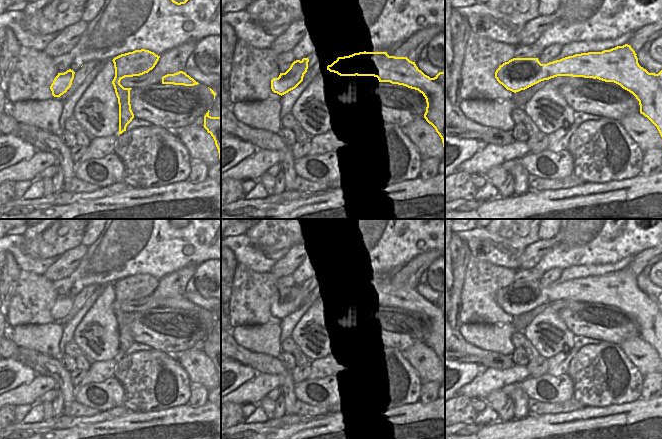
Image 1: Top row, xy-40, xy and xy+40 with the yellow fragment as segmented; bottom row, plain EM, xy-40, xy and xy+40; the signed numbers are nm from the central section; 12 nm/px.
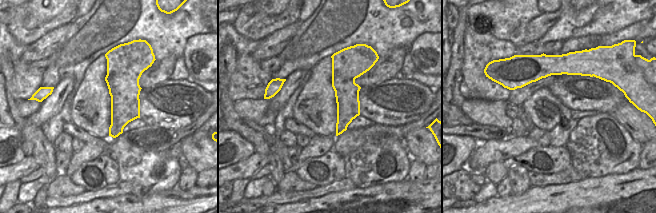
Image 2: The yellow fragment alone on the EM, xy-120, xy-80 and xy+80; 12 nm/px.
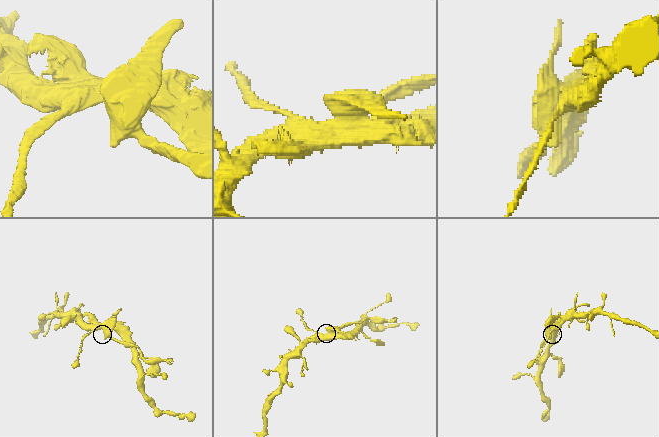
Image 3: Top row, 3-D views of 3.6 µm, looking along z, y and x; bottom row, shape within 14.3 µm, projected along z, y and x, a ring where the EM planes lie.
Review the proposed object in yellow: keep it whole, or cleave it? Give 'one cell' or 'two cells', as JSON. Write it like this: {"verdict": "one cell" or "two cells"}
{"verdict": "two cells"}

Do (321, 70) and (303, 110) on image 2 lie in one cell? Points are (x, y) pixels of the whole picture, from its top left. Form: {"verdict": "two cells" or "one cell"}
{"verdict": "one cell"}

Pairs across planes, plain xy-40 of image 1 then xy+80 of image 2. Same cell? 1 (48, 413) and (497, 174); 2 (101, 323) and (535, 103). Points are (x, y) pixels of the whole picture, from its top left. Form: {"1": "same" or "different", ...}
{"1": "same", "2": "same"}

